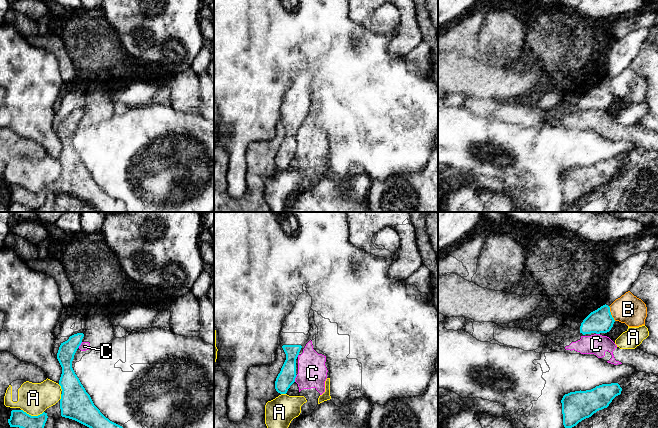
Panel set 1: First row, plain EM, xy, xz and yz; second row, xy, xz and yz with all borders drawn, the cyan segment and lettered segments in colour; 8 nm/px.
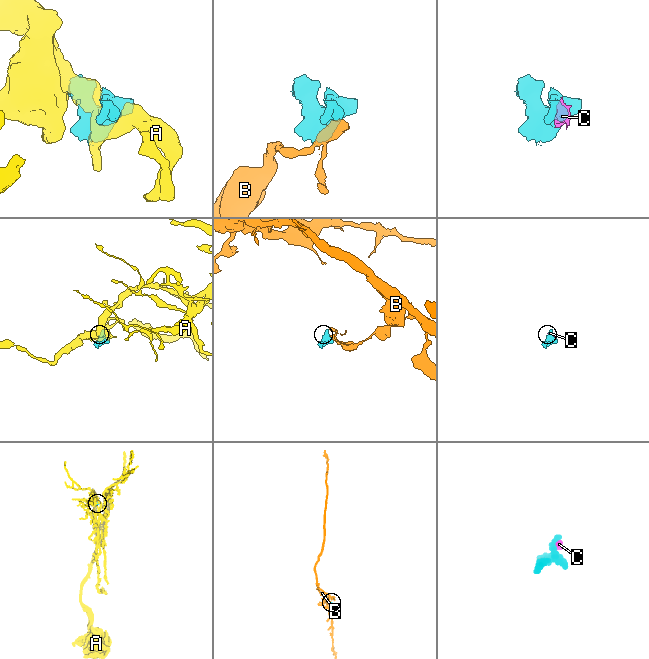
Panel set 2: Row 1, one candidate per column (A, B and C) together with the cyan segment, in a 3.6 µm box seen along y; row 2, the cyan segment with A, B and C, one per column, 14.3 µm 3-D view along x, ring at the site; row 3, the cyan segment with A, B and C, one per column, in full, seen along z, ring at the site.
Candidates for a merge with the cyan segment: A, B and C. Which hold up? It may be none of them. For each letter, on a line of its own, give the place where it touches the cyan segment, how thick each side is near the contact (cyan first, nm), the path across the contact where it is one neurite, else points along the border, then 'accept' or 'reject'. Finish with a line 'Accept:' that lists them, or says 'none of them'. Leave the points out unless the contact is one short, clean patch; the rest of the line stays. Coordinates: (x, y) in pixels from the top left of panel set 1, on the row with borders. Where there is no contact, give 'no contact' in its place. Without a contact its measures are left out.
A: xy (32, 416) | 140/260 nm | reject
B: yz (610, 313) | 190/240 nm | along yz (608, 306), (611, 316), (615, 320) | reject
C: xz (295, 377) | 140/240 nm | reject
Accept: none of them

